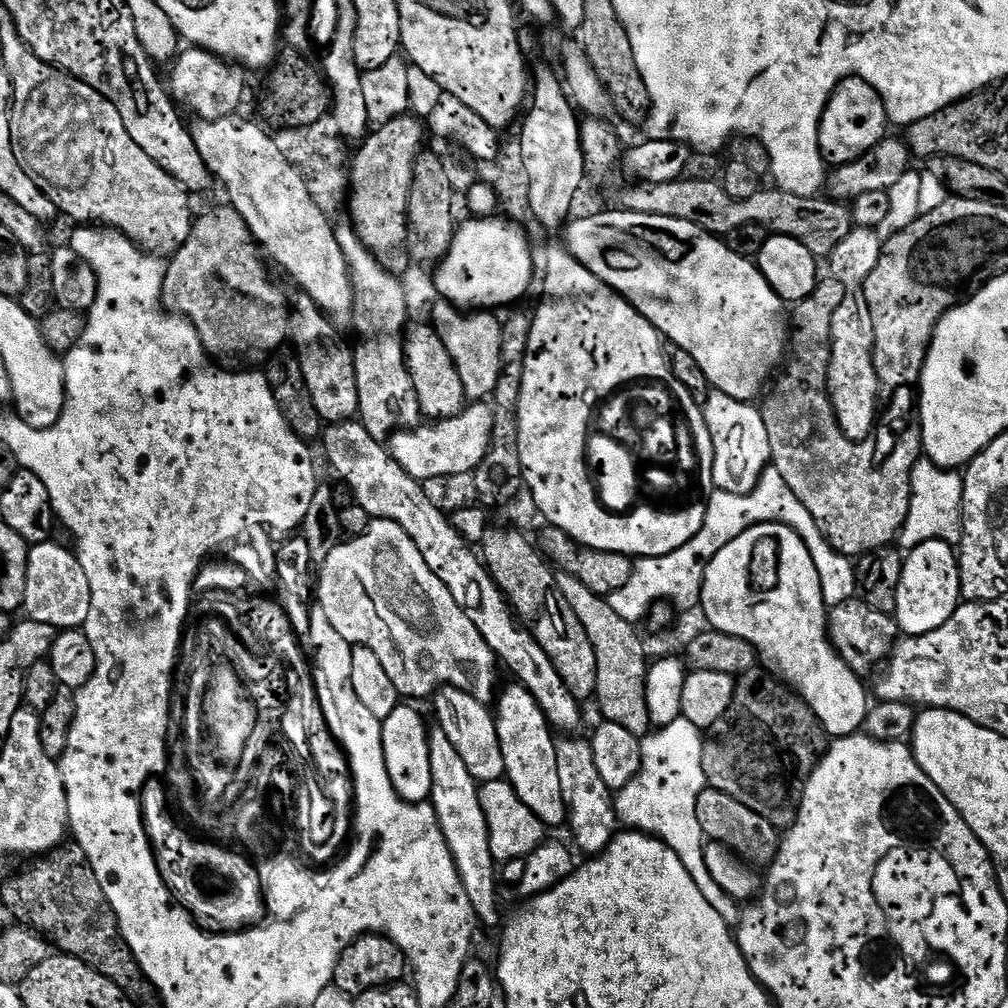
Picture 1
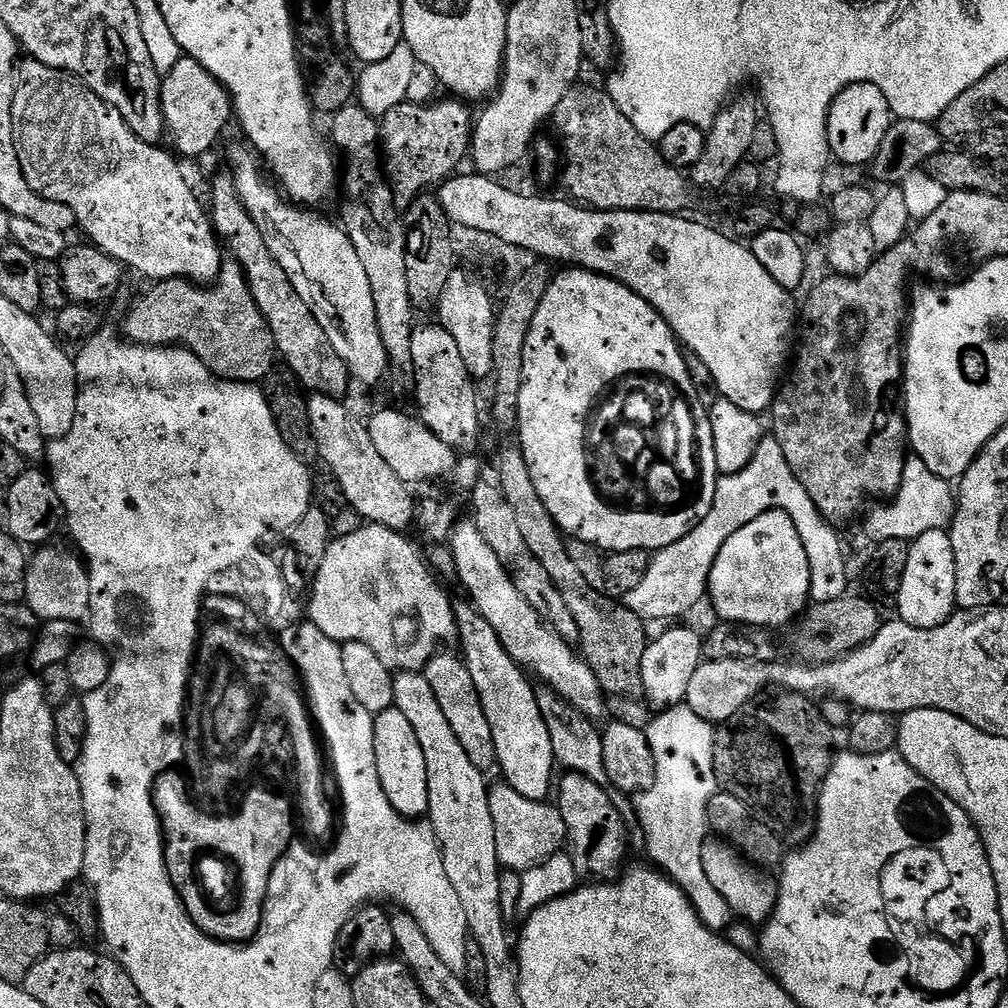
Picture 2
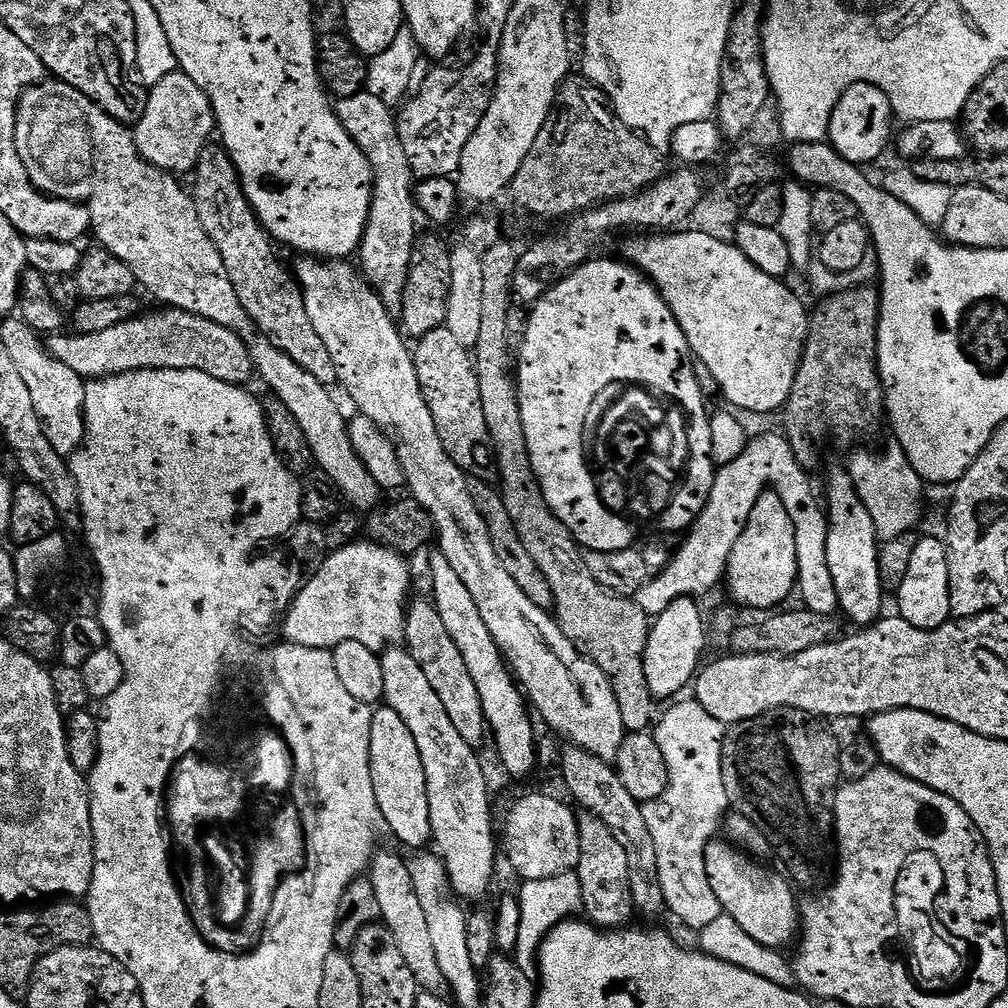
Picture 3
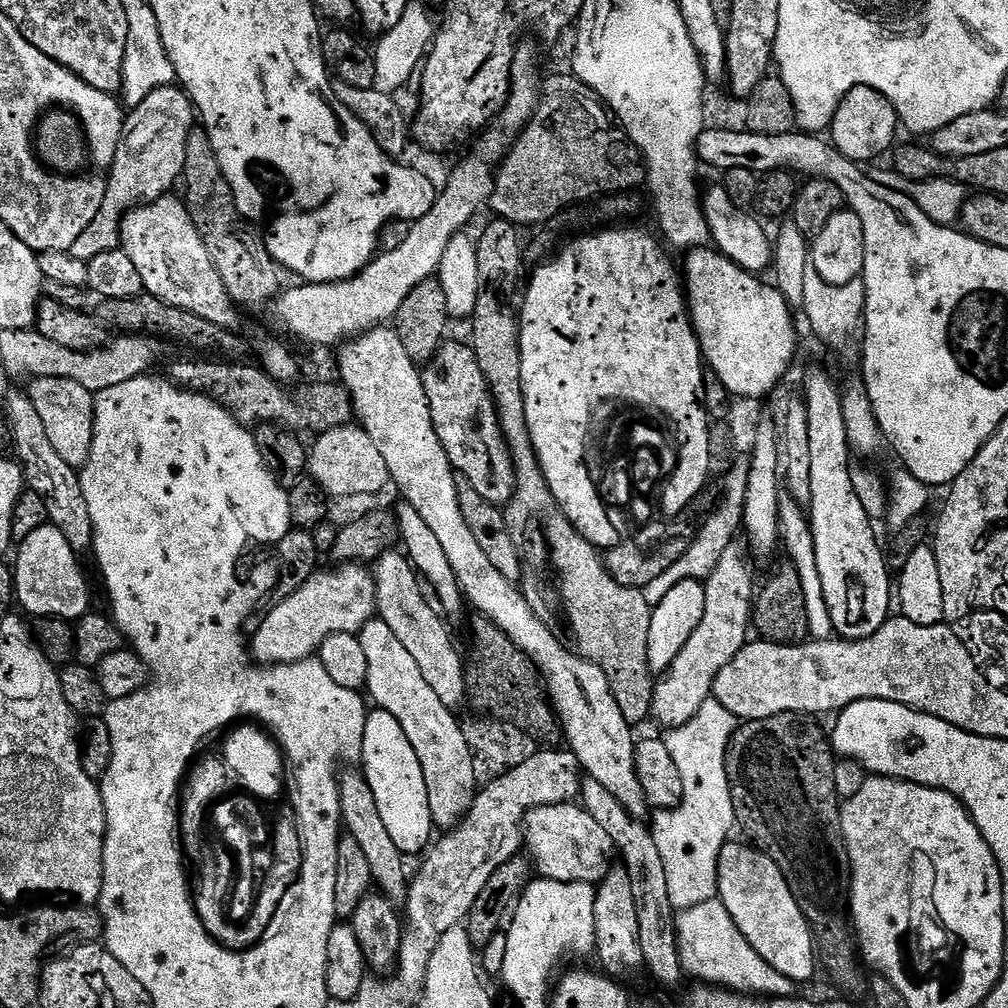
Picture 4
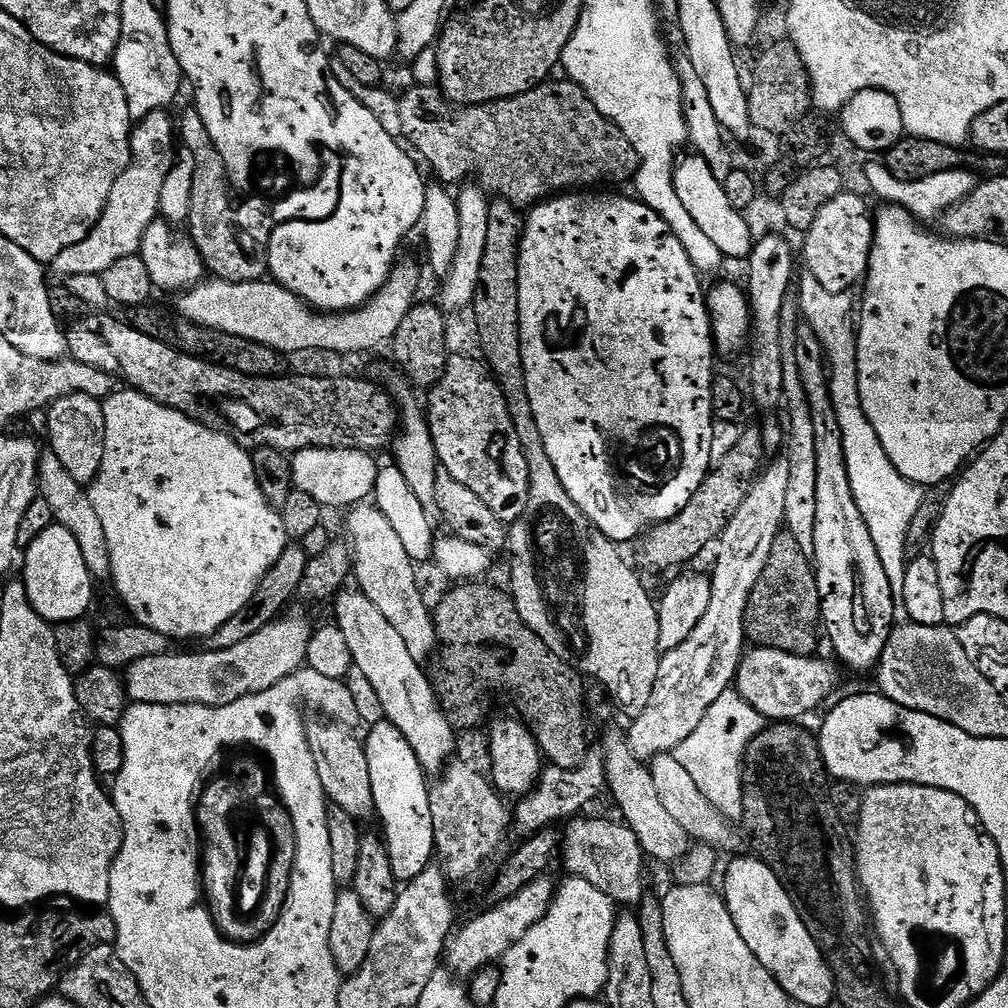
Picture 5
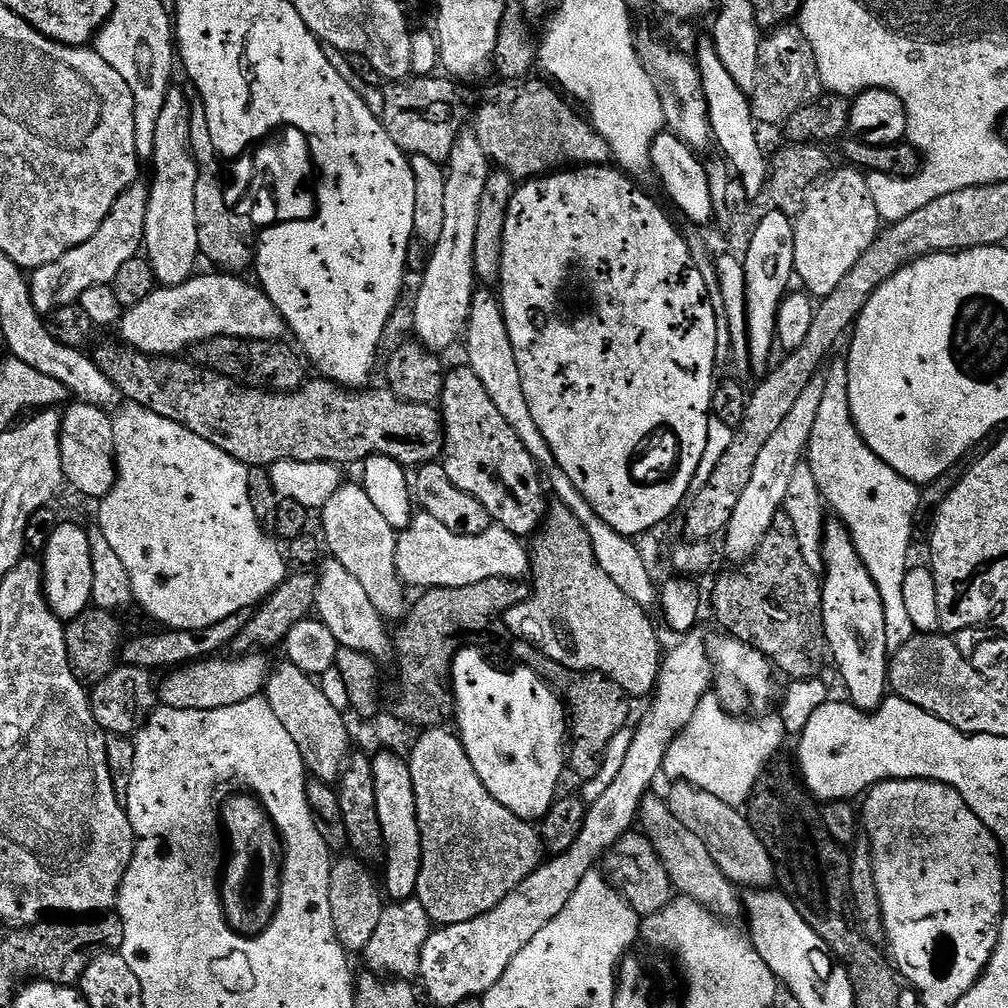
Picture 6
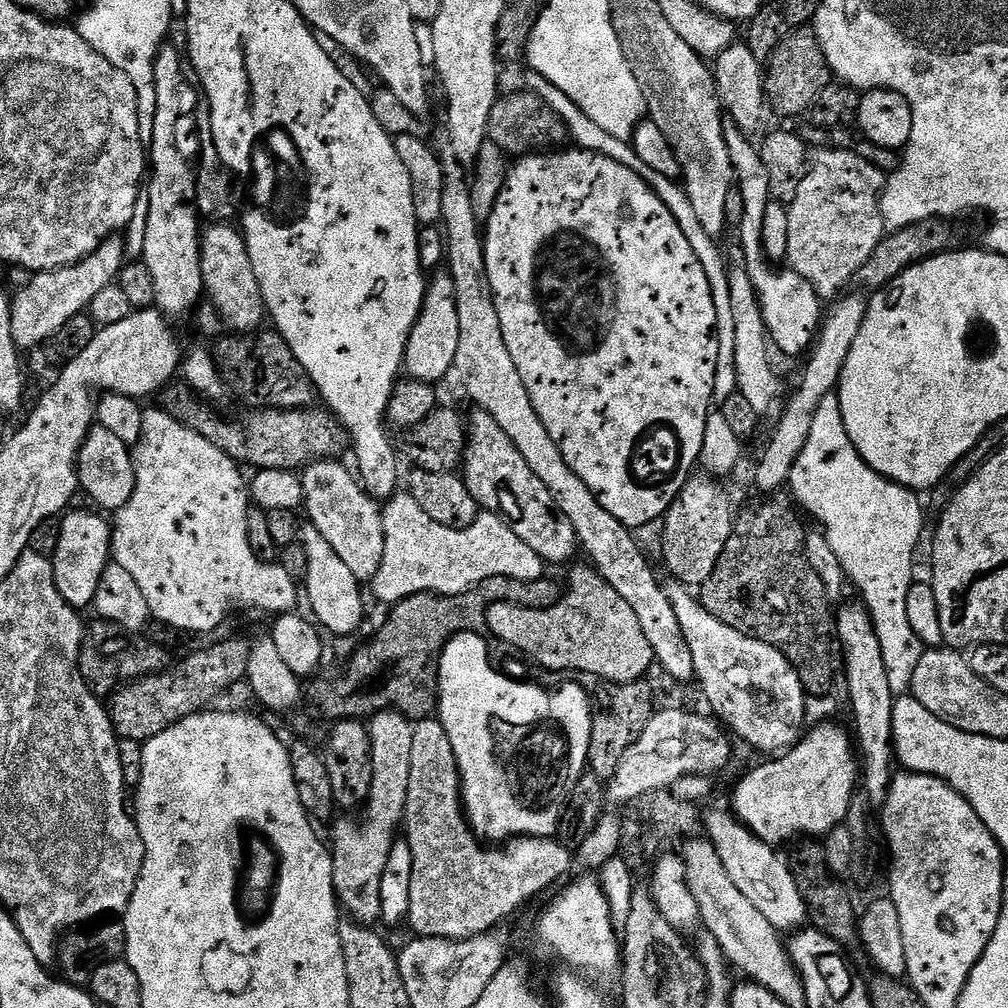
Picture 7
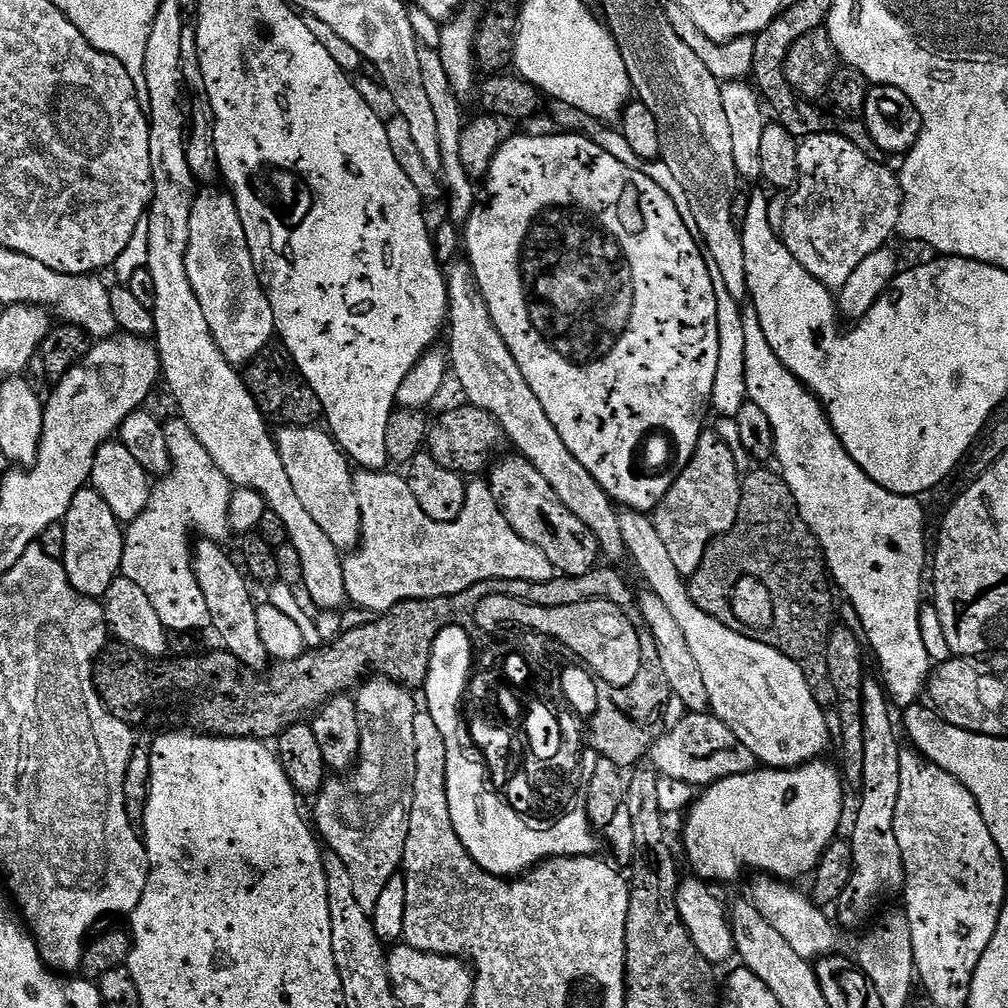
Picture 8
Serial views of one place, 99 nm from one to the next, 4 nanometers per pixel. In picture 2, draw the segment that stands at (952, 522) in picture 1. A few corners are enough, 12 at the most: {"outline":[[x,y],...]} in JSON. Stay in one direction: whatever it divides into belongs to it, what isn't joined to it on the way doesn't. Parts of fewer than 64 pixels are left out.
{"outline":[[907,455],[899,490],[875,503],[864,532],[877,544],[947,529],[949,481]]}

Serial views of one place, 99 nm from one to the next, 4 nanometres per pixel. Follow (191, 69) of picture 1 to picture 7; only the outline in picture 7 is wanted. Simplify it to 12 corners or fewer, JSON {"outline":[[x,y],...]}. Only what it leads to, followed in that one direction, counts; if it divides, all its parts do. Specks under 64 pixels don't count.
{"outline":[[111,236],[11,297],[17,348],[47,345],[126,263]]}

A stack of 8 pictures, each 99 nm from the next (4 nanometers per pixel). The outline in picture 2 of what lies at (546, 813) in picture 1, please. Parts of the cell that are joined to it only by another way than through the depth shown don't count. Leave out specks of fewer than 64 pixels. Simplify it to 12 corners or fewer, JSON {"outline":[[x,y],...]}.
{"outline":[[473,603],[455,609],[503,783],[547,801],[537,689]]}

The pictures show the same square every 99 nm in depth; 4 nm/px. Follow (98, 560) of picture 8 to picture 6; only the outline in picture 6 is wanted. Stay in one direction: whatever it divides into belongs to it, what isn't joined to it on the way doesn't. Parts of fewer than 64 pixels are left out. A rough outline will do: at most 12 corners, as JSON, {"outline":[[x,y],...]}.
{"outline":[[61,522],[42,553],[44,599],[62,621],[92,604],[90,538]]}

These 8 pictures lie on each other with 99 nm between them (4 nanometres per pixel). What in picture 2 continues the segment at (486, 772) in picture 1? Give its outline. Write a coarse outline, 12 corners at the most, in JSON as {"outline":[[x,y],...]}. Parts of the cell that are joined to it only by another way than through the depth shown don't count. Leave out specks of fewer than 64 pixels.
{"outline":[[459,655],[422,669],[462,750],[481,770],[496,751],[482,698]]}

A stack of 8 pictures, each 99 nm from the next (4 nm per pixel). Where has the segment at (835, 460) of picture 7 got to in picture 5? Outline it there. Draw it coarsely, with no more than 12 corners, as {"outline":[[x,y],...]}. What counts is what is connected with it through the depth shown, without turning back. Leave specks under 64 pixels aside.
{"outline":[[806,282],[850,490],[908,620],[907,531],[925,489],[890,462],[858,388],[852,292]]}

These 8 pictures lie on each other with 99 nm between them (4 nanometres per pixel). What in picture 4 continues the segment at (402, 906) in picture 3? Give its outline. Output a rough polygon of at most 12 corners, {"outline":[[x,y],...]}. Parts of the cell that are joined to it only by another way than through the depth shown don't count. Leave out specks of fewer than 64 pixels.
{"outline":[[341,771],[340,816],[372,879],[393,902],[410,872],[378,814],[363,771]]}

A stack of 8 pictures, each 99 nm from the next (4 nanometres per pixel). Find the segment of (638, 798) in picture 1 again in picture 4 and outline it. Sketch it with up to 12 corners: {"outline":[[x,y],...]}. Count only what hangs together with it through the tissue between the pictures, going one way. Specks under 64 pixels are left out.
{"outline":[[709,698],[663,737],[677,808],[651,817],[673,909],[718,896],[737,827],[728,745],[738,721]]}

